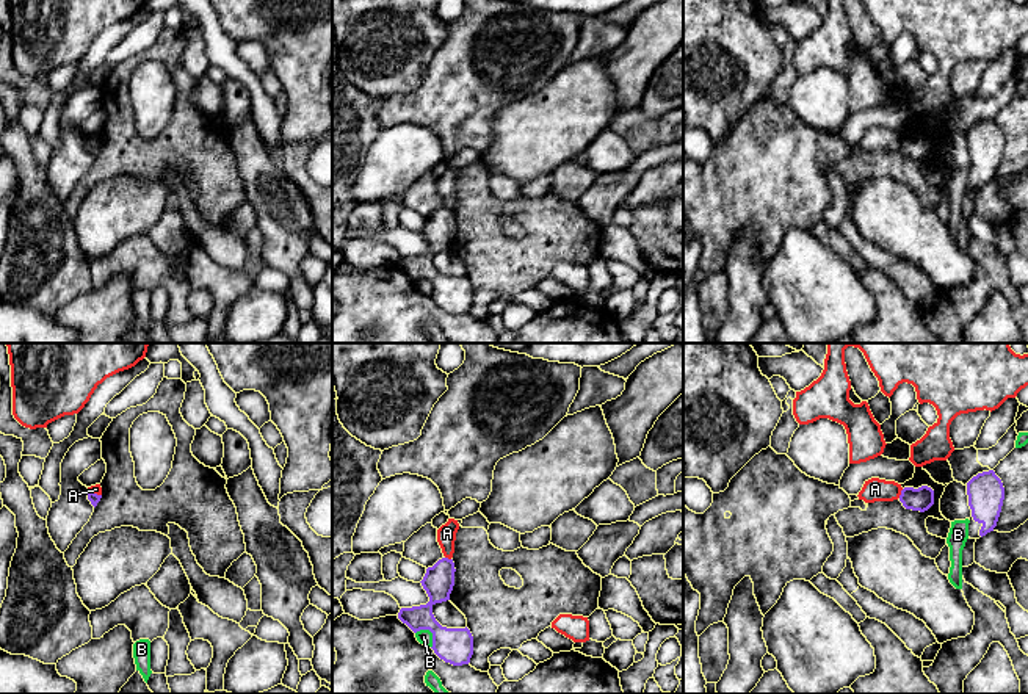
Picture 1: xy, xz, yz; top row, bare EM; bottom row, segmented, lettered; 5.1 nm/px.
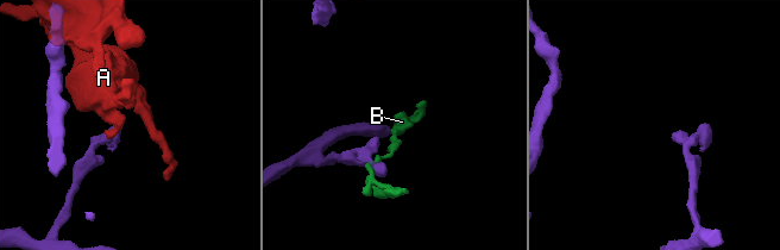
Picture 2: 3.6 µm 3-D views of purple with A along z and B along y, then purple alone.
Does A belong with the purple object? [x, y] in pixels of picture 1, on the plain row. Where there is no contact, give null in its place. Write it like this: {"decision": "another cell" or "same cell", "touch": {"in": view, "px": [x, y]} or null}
{"decision": "another cell", "touch": {"in": "yz", "px": [901, 143]}}

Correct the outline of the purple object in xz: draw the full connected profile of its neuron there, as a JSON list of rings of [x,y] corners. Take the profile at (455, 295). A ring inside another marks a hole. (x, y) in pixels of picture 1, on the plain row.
[[[442,207],[433,216],[426,218],[420,230],[426,240],[429,251],[426,254],[401,257],[398,268],[406,273],[414,282],[429,279],[433,282],[434,302],[453,315],[469,313],[473,304],[473,285],[465,277],[442,276],[434,263],[433,255],[450,249],[454,235],[454,211]]]

